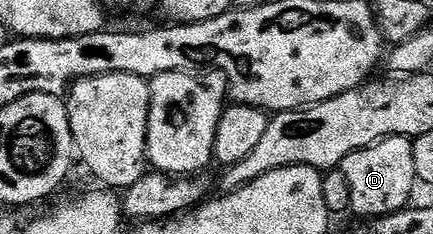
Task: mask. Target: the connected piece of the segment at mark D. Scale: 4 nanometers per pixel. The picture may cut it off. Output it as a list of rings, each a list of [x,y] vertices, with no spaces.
[[[390,136],[386,140],[376,142],[372,146],[356,150],[352,154],[348,154],[348,158],[342,160],[340,171],[344,174],[344,178],[348,178],[348,187],[352,194],[350,212],[353,215],[381,218],[390,216],[393,212],[400,212],[411,203],[410,195],[414,192],[414,184],[416,185],[414,145],[411,137]]]

